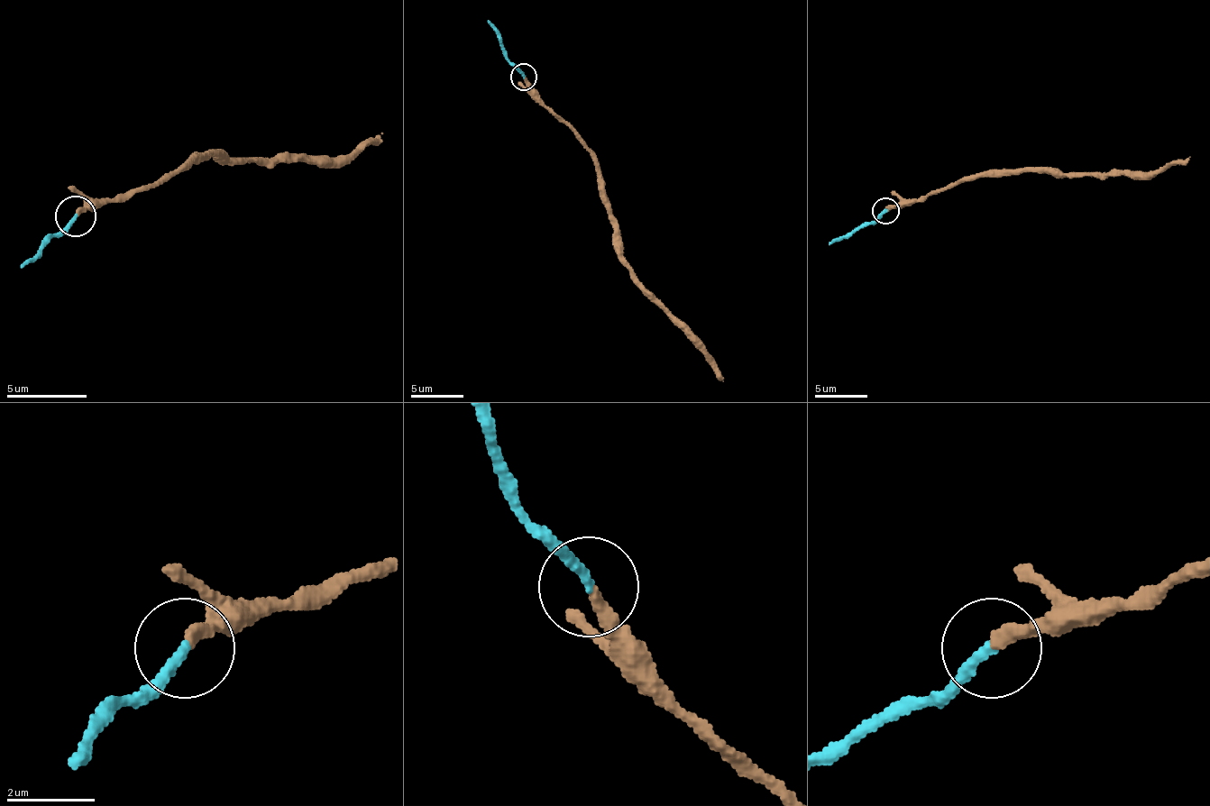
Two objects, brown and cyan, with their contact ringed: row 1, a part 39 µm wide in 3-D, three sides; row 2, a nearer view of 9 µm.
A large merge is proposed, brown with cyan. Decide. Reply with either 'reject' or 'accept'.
accept

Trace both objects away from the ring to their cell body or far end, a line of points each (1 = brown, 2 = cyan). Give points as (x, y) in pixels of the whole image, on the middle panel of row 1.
1: (523, 77), (557, 114), (596, 167), (599, 196), (615, 222), (618, 259), (722, 381)
2: (523, 77), (489, 20)

